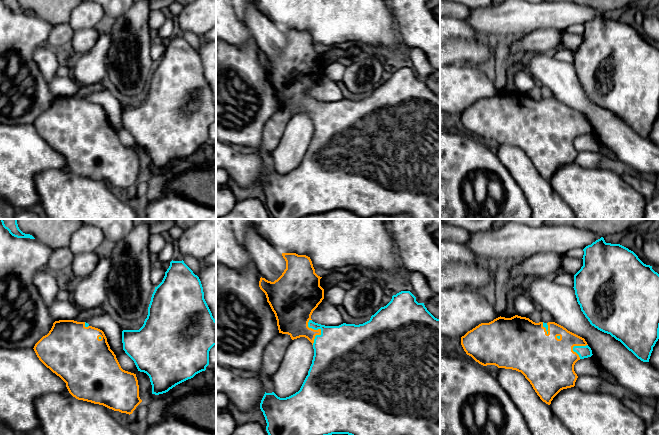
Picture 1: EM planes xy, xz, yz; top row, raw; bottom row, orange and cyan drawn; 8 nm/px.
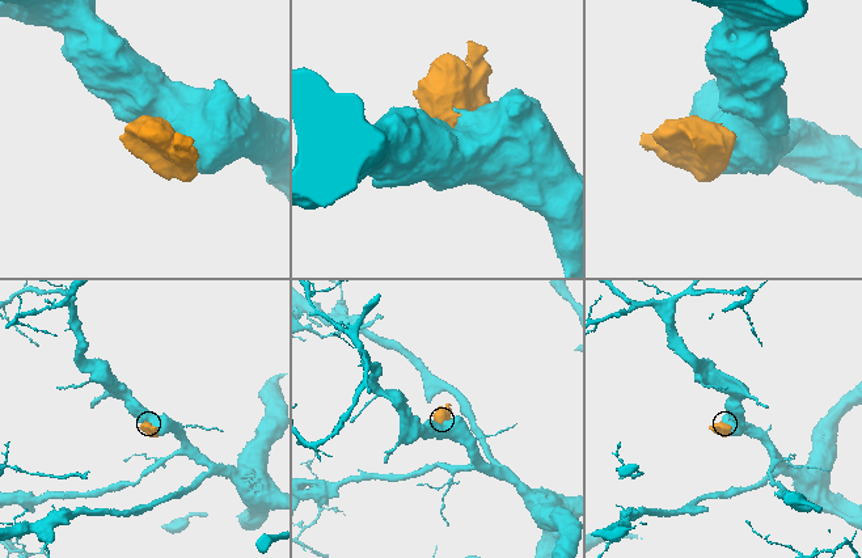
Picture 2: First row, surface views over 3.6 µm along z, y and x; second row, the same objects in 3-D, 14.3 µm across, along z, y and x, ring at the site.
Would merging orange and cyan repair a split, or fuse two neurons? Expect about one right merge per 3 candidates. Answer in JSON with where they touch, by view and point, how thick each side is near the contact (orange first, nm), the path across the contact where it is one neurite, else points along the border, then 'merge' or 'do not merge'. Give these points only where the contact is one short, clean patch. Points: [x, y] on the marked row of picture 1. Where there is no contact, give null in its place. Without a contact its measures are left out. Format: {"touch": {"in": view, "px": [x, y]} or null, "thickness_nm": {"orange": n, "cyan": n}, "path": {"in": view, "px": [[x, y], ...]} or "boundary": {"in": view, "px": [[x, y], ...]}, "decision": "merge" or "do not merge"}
{"touch": {"in": "xz", "px": [319, 329]}, "thickness_nm": {"orange": 280, "cyan": 440}, "decision": "merge"}

